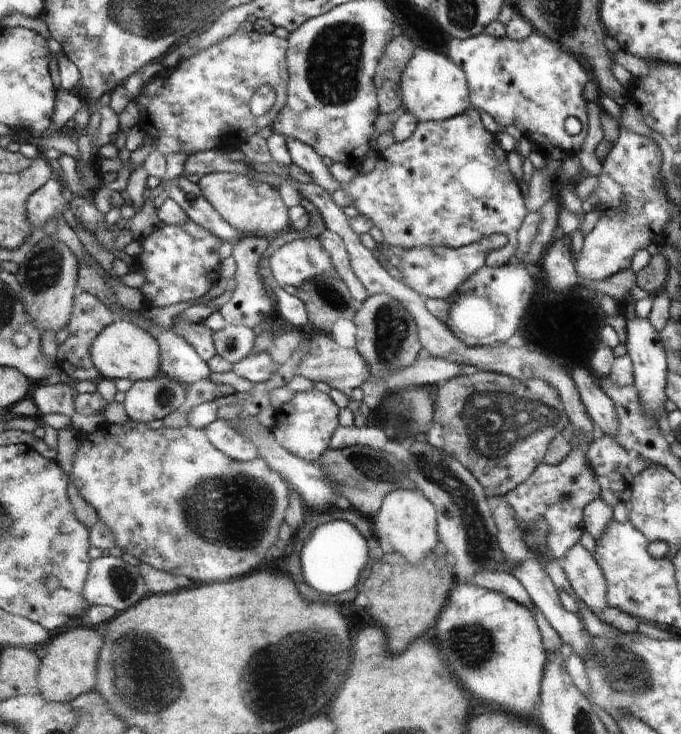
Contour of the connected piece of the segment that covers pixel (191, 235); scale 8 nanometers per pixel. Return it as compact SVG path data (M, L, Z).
M188 219L176 226L158 224L141 241L142 253L135 258L136 266L144 273L142 292L144 307L164 308L202 298L212 284L218 282L218 246L222 244L214 233Z

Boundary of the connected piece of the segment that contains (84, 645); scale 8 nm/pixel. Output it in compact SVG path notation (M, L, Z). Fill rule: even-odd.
M82 627L66 630L40 646L43 652L38 676L40 694L50 702L70 703L78 696L93 691L97 684L96 662L100 646L102 638L94 630Z

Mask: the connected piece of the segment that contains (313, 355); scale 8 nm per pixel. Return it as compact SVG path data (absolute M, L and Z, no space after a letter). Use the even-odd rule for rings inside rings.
M313 331L310 340L312 350L306 354L306 358L300 360L295 376L303 376L313 383L324 382L332 389L348 396L351 396L352 390L360 388L370 378L372 368L368 368L366 360L356 351L356 348L342 348L332 340L329 334L317 331Z

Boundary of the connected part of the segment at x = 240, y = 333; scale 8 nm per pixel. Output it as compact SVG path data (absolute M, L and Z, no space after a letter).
M225 324L213 338L216 354L233 366L251 355L256 341L252 328L232 324Z

